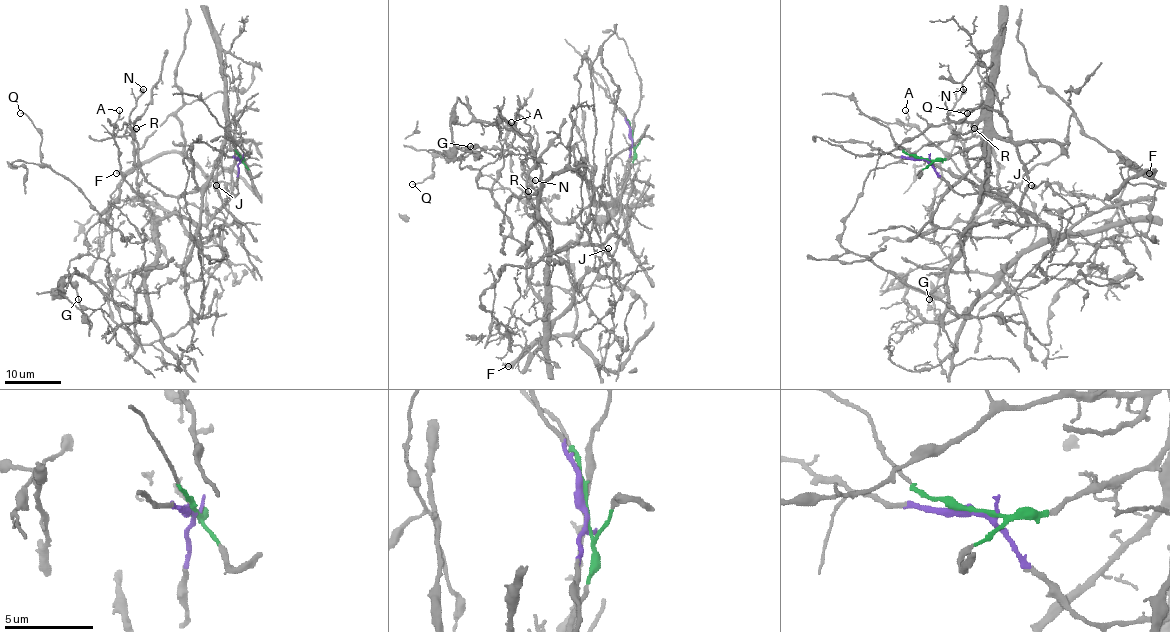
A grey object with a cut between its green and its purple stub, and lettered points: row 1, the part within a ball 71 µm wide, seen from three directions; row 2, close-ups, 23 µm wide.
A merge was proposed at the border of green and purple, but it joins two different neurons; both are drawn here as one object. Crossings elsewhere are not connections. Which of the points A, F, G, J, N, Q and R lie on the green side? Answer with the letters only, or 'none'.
N

